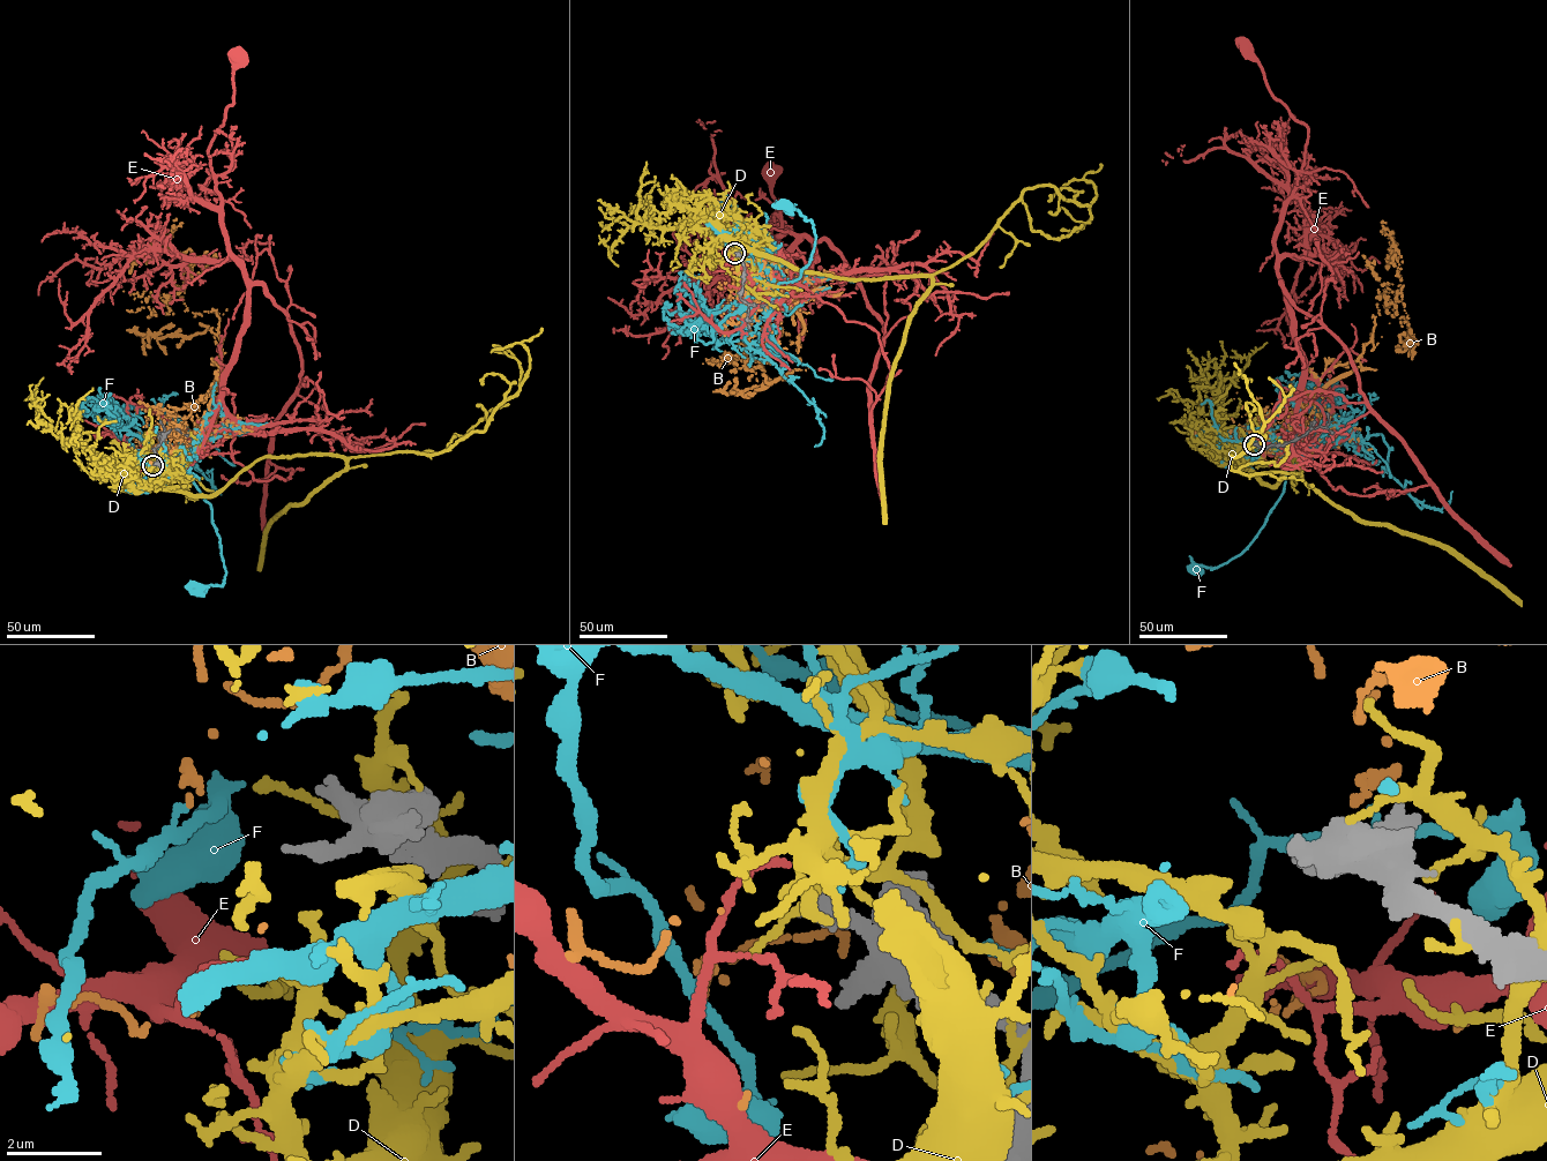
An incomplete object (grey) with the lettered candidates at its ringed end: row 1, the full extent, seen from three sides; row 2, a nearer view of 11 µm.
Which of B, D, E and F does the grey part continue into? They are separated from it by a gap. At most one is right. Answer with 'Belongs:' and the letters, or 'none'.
Belongs: none

